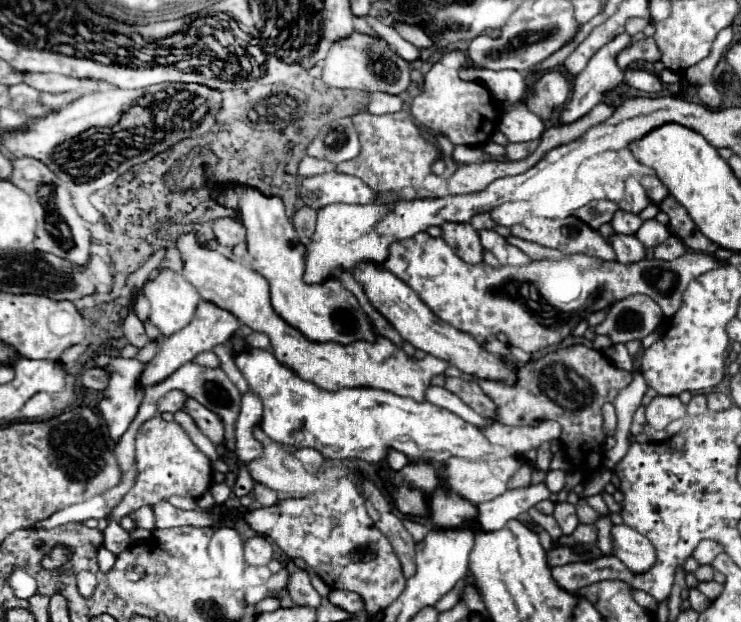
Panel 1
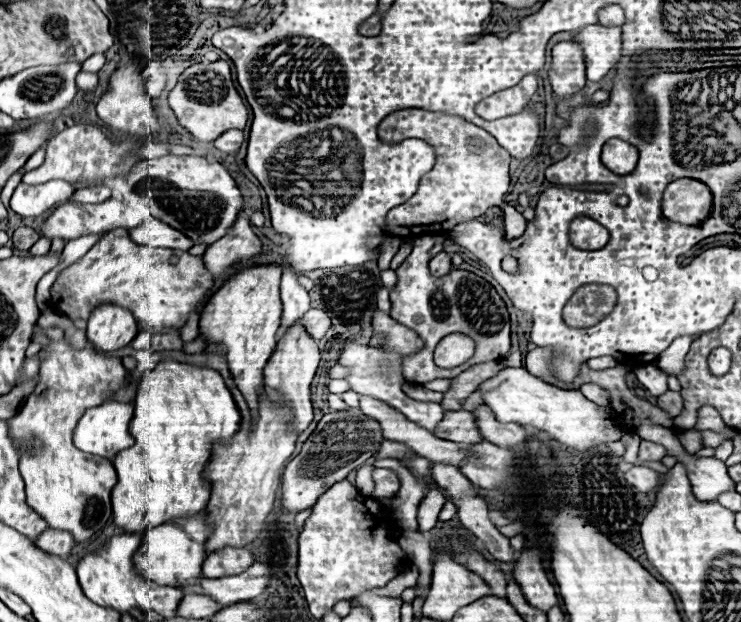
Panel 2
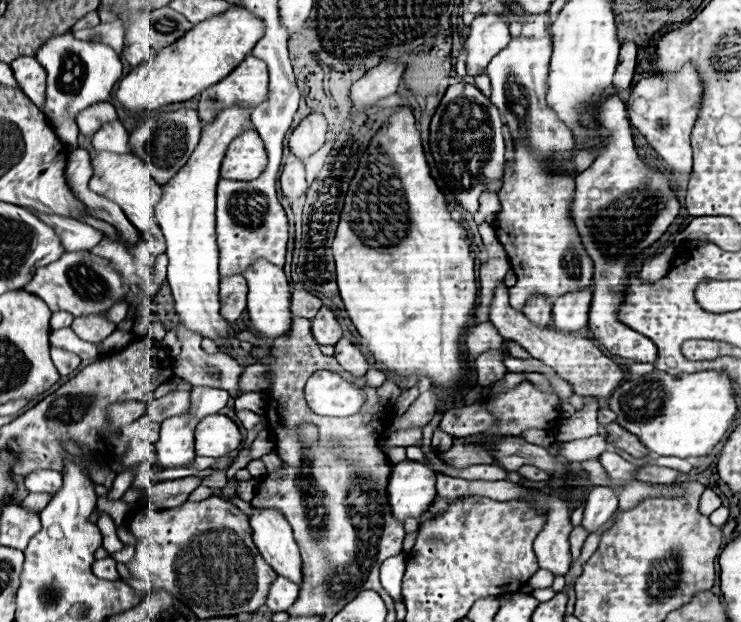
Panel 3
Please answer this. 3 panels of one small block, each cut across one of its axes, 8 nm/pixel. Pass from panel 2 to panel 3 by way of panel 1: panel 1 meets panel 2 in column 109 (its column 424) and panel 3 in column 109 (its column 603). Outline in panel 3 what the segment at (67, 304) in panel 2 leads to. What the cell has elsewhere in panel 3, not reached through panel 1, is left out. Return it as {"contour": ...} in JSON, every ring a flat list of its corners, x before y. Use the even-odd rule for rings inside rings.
{"contour":[[64,252,60,260,42,266,34,272,32,280,22,288,44,300,52,312,70,312,72,316,90,316,108,312,114,304,124,300,122,276,116,272,114,264,102,258,94,258,90,252]]}

